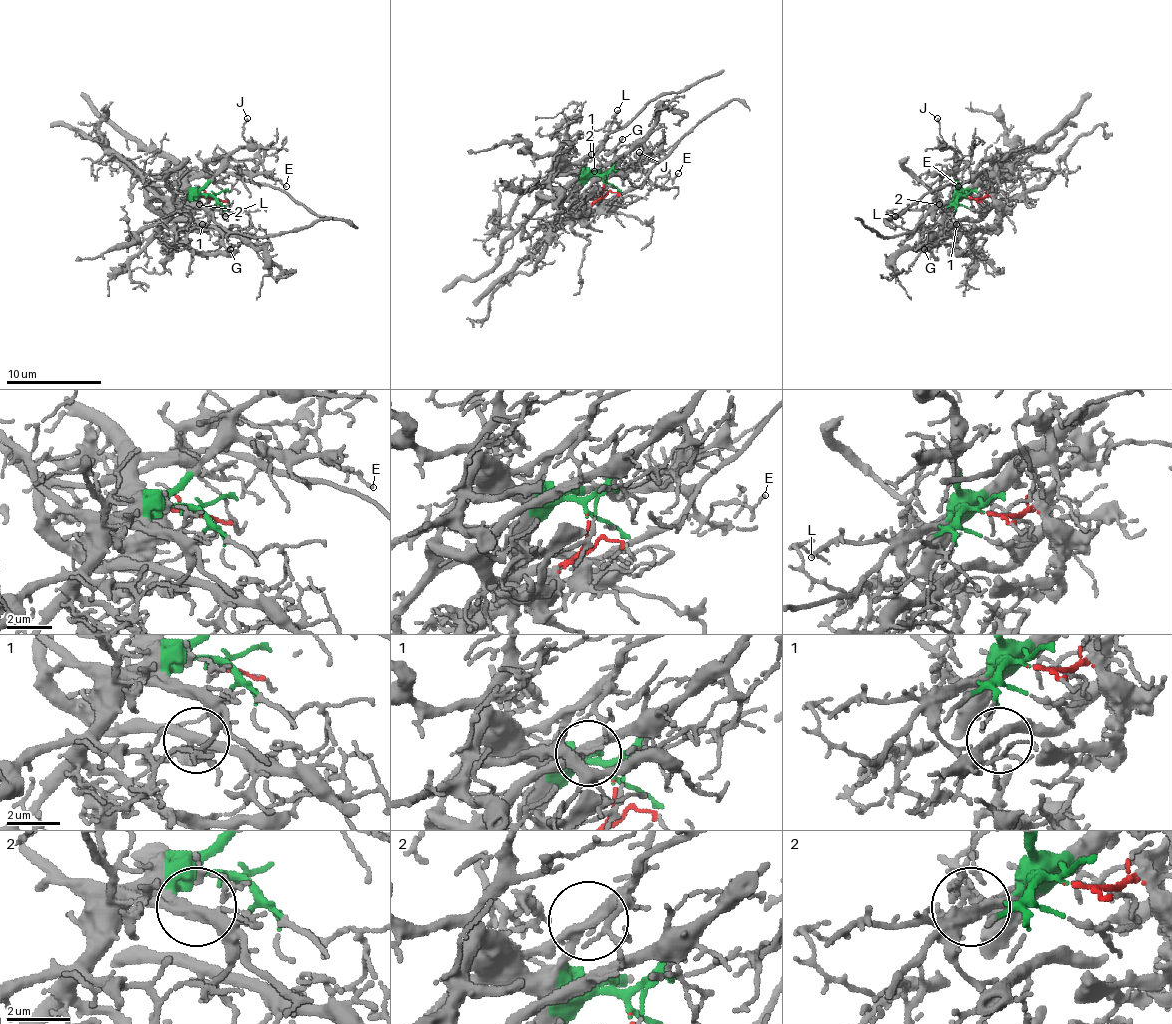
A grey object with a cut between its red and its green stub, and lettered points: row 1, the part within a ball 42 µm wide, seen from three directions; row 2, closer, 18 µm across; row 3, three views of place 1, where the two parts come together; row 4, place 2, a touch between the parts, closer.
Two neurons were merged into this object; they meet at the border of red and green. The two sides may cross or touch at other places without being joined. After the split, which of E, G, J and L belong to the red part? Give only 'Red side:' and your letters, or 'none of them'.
Red side: G

